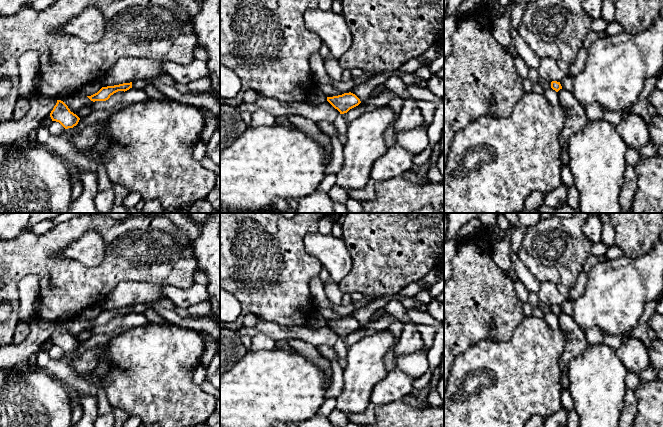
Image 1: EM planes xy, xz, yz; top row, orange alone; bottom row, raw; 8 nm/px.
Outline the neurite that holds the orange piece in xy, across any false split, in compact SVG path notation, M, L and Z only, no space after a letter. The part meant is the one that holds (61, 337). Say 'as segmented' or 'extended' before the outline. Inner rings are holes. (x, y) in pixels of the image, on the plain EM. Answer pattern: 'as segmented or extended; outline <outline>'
as segmented; outline M57 324L56 329L50 337L50 341L52 345L59 346L65 353L73 352L80 344L61 324Z

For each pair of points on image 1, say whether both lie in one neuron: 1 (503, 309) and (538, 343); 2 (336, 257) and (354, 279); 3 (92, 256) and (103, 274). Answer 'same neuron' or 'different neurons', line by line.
1: different neurons
2: different neurons
3: different neurons

